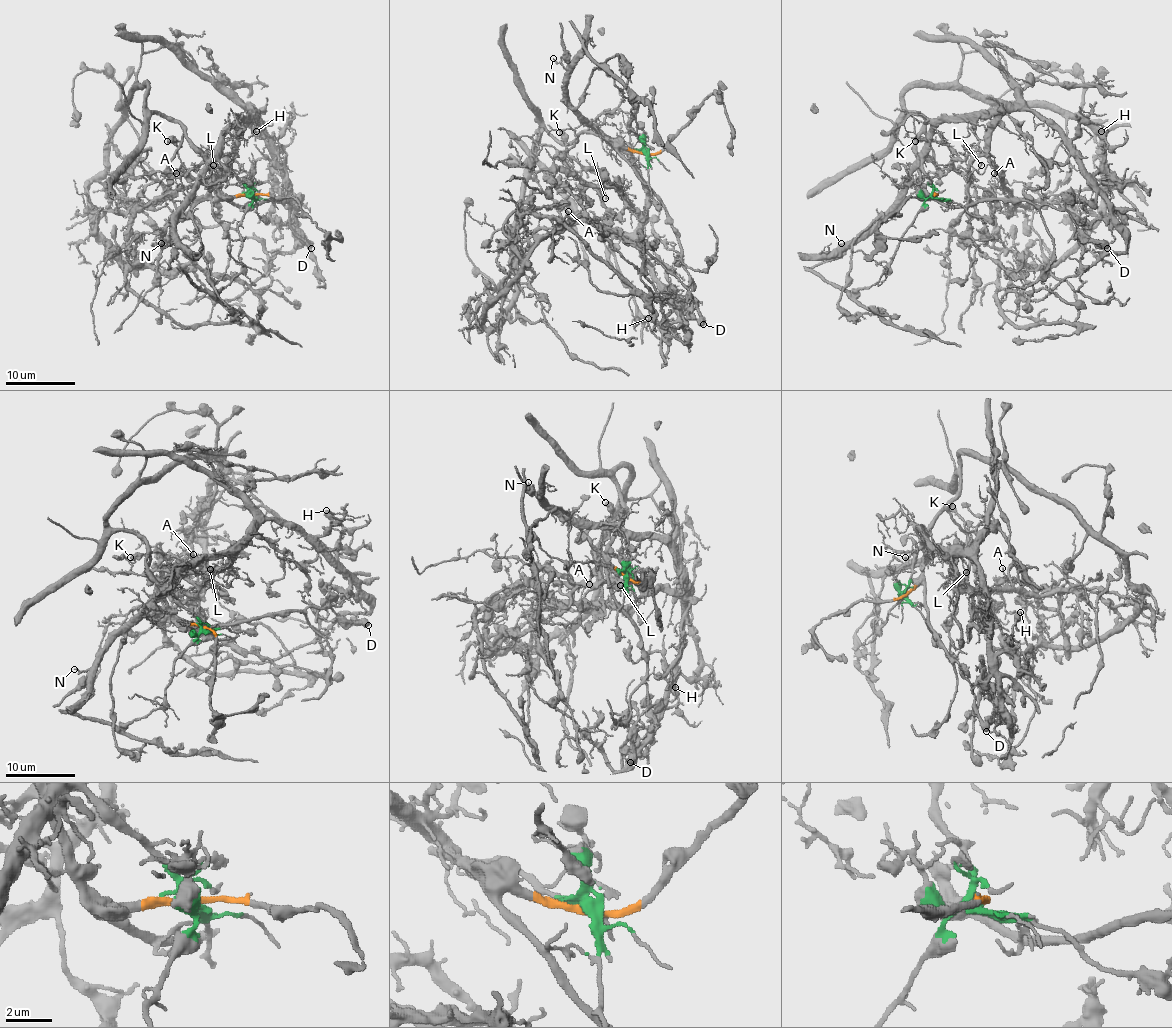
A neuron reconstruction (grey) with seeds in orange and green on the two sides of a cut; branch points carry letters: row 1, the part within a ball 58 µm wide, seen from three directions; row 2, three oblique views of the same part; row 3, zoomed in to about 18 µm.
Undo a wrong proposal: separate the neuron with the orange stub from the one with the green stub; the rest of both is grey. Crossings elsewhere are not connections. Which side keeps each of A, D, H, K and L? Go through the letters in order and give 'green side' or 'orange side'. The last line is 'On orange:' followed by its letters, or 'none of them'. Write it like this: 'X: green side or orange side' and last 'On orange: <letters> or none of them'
A: green side
D: orange side
H: green side
K: green side
L: green side
On orange: D

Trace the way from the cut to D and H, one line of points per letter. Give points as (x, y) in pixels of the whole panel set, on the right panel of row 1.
D: (935, 195), (931, 198), (949, 205), (975, 205), (987, 200), (1051, 205), (1065, 210), (1077, 226), (1108, 248)
H: (935, 196), (923, 160), (925, 141), (940, 124), (1035, 110), (1089, 174), (1101, 165), (1101, 131)

